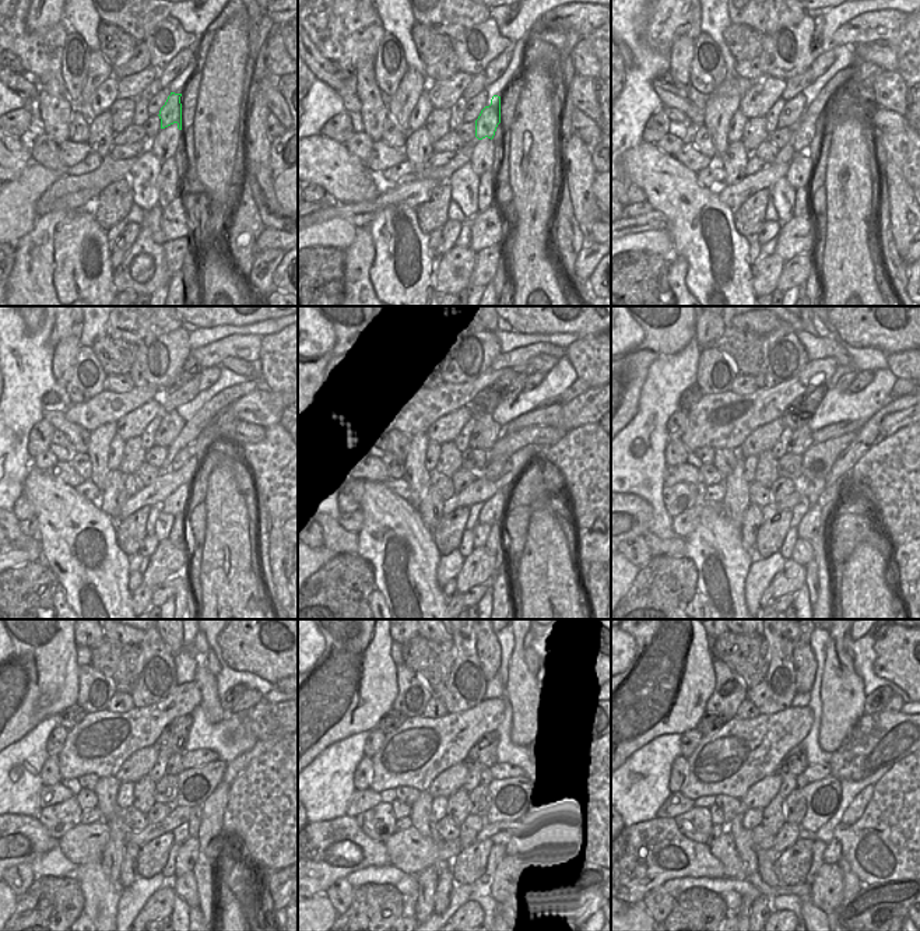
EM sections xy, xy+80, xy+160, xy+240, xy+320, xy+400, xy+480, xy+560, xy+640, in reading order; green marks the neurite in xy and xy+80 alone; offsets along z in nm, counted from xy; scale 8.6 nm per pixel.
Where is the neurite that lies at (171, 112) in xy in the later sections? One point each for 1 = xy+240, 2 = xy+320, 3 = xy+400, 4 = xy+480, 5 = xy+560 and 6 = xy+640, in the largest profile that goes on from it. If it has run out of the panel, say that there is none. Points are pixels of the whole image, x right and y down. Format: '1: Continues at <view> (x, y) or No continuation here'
1: Continues at xy+240 (185, 455)
2: Continues at xy+320 (492, 470)
3: Continues at xy+400 (813, 489)
4: Continues at xy+480 (195, 818)
5: Continues at xy+560 (513, 832)
6: Continues at xy+640 (832, 854).

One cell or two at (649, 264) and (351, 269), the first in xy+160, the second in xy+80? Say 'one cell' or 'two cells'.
two cells

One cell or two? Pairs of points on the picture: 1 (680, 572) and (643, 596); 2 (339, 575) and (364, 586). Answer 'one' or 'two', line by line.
1: one
2: one

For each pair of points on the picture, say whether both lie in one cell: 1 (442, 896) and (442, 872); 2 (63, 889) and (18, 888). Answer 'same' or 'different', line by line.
1: same
2: different

